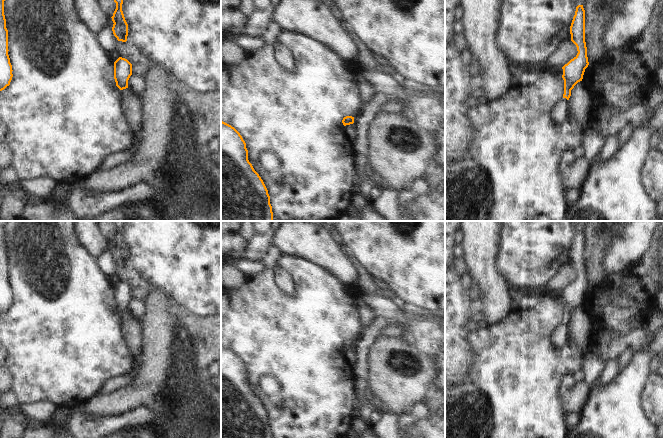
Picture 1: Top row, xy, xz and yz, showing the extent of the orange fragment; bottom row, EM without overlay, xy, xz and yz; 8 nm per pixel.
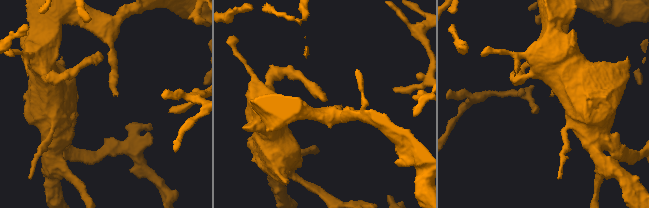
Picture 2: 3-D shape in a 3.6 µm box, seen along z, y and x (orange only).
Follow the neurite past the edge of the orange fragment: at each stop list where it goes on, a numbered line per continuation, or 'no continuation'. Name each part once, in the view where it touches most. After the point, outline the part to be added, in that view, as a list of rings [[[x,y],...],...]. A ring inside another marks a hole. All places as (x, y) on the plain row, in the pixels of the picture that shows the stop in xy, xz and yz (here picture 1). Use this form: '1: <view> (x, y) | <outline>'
1: yz (559, 337) | [[[562,322],[552,333],[551,341],[555,349],[561,350],[569,338],[569,326],[566,322]]]

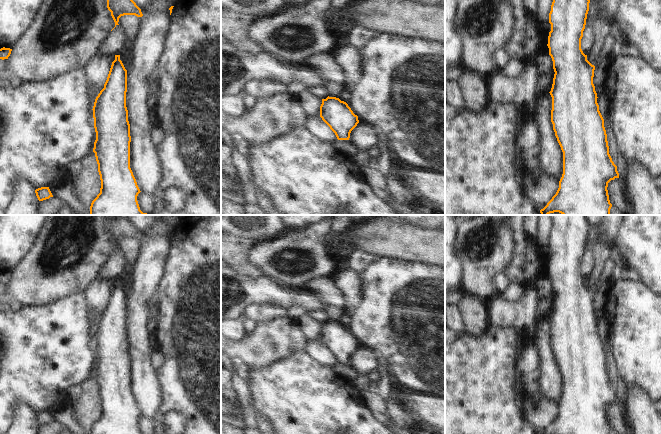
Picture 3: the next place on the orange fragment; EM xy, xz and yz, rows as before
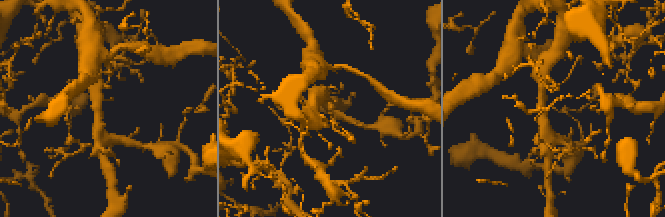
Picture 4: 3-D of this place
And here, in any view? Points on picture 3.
1: yz (610, 264) | [[[611,257],[608,258],[605,261],[605,265],[603,268],[603,273],[597,283],[593,285],[591,288],[595,290],[595,293],[597,292],[598,289],[600,289],[605,283],[611,280],[613,276],[613,272],[615,270],[615,267],[617,263],[619,262],[617,257]]]

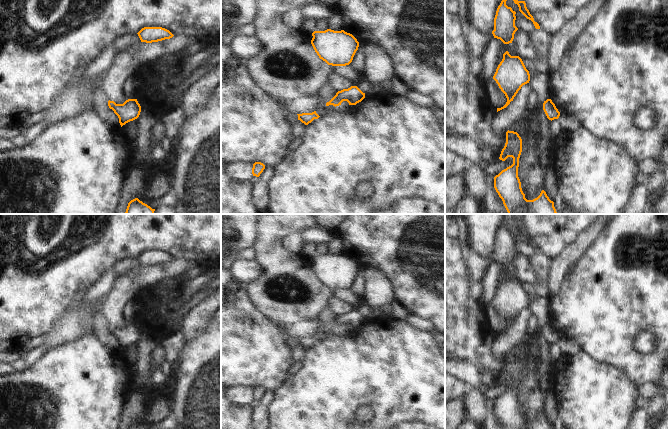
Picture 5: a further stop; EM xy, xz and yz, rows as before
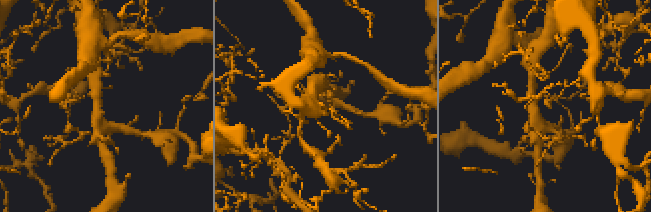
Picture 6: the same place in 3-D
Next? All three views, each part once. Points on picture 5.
no continuation

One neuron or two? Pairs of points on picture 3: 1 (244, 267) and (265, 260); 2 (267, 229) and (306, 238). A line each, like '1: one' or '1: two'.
1: two
2: two

